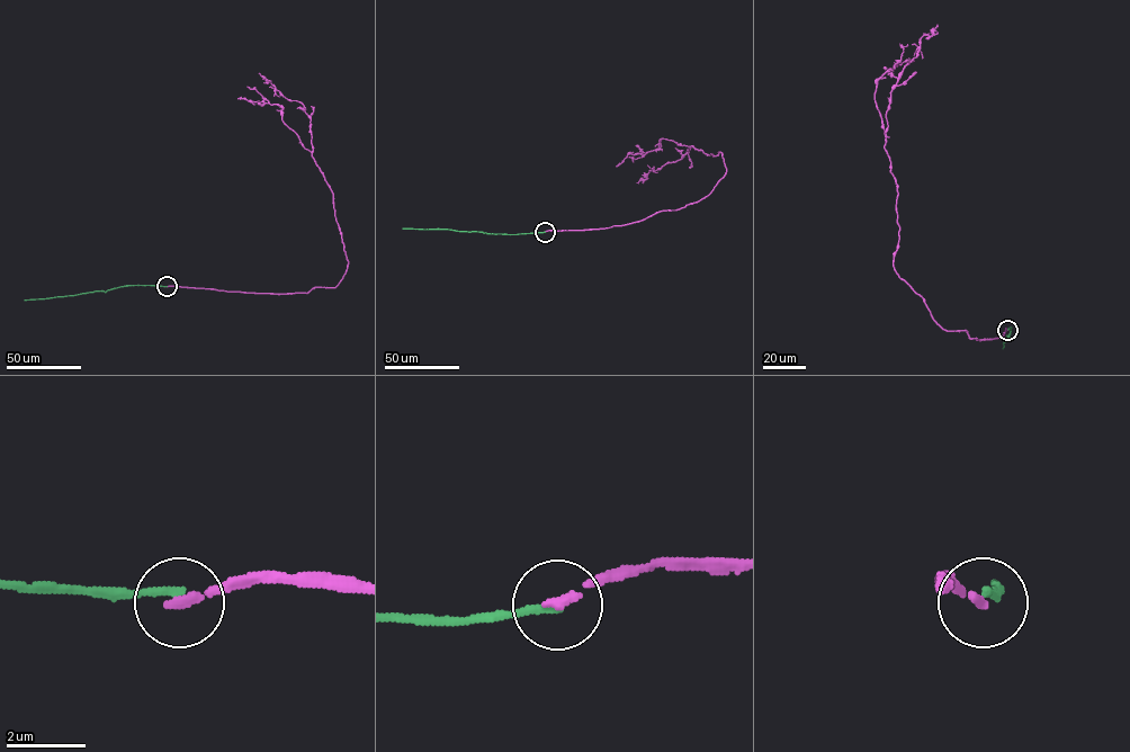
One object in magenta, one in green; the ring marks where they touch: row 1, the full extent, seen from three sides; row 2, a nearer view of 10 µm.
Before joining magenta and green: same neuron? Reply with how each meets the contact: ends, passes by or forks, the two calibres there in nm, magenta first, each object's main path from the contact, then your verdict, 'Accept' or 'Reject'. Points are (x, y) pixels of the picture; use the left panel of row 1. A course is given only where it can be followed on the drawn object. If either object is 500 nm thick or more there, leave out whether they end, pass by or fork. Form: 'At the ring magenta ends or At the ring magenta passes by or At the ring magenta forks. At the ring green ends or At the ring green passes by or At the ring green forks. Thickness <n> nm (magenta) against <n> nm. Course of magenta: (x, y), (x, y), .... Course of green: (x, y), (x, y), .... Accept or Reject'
At the ring magenta ends. At the ring green ends. Thickness 220 nm (magenta) against 200 nm. Course of magenta: (167, 286), (305, 293), (334, 287), (347, 268), (333, 194), (312, 155), (310, 117), (259, 73). Course of green: (167, 286), (131, 285), (105, 292), (24, 300). Reject

